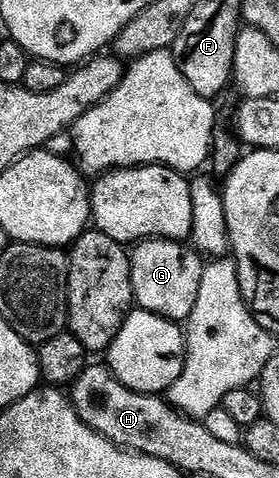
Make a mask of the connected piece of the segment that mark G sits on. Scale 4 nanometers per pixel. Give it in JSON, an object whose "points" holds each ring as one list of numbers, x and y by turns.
{"points":[[141,239,136,242,137,246,131,249,129,266,133,268,131,271,131,279,133,280,133,300,140,308,154,313,160,317,165,317,168,321,176,321,178,323,188,322,191,311,195,311,195,299,199,299,199,283,203,280,203,271,206,267,206,262,203,260,202,254,197,249,190,247,188,244,179,241,167,241,164,239]]}

